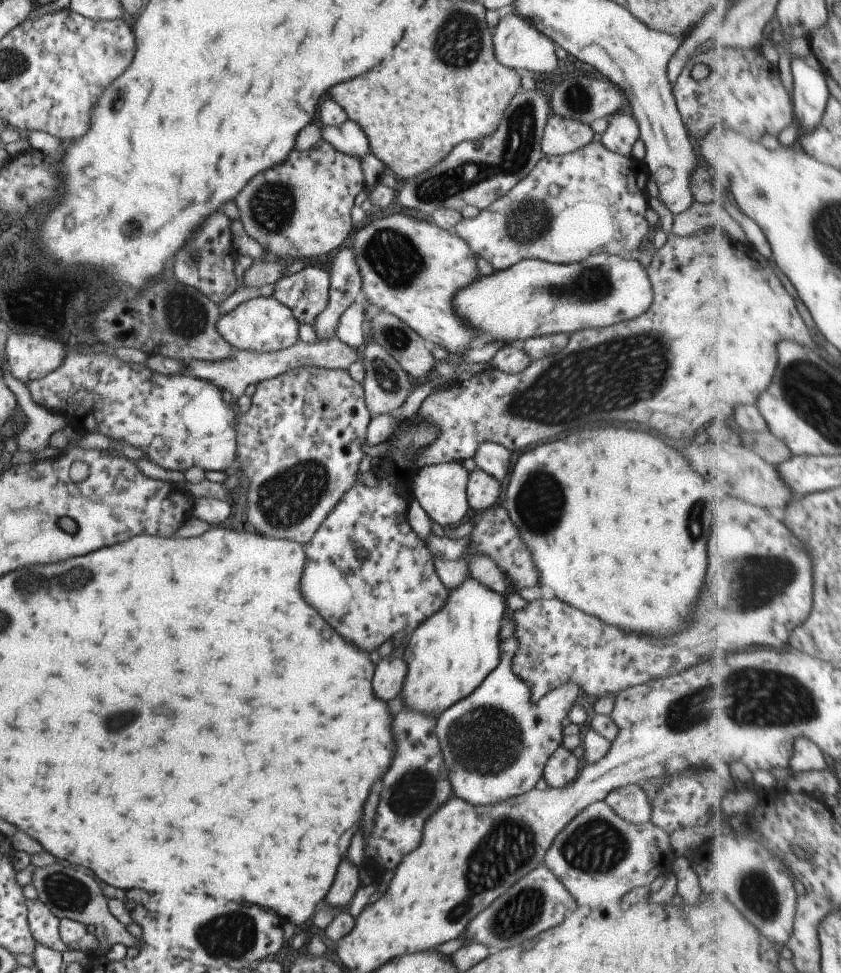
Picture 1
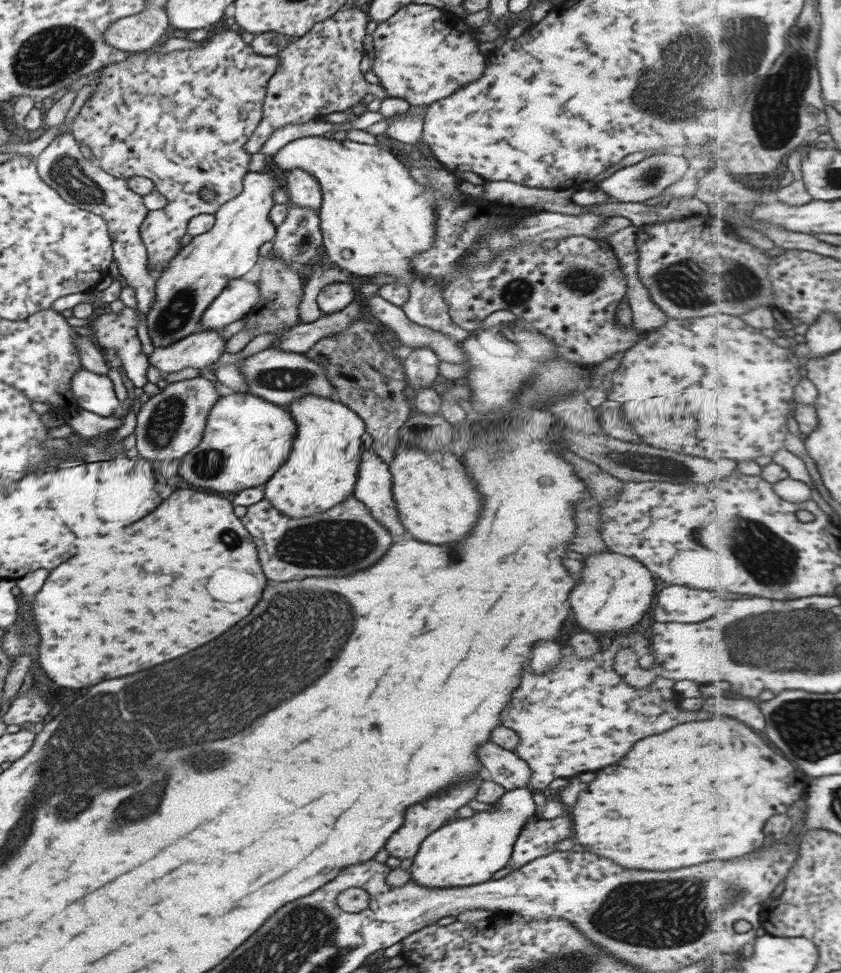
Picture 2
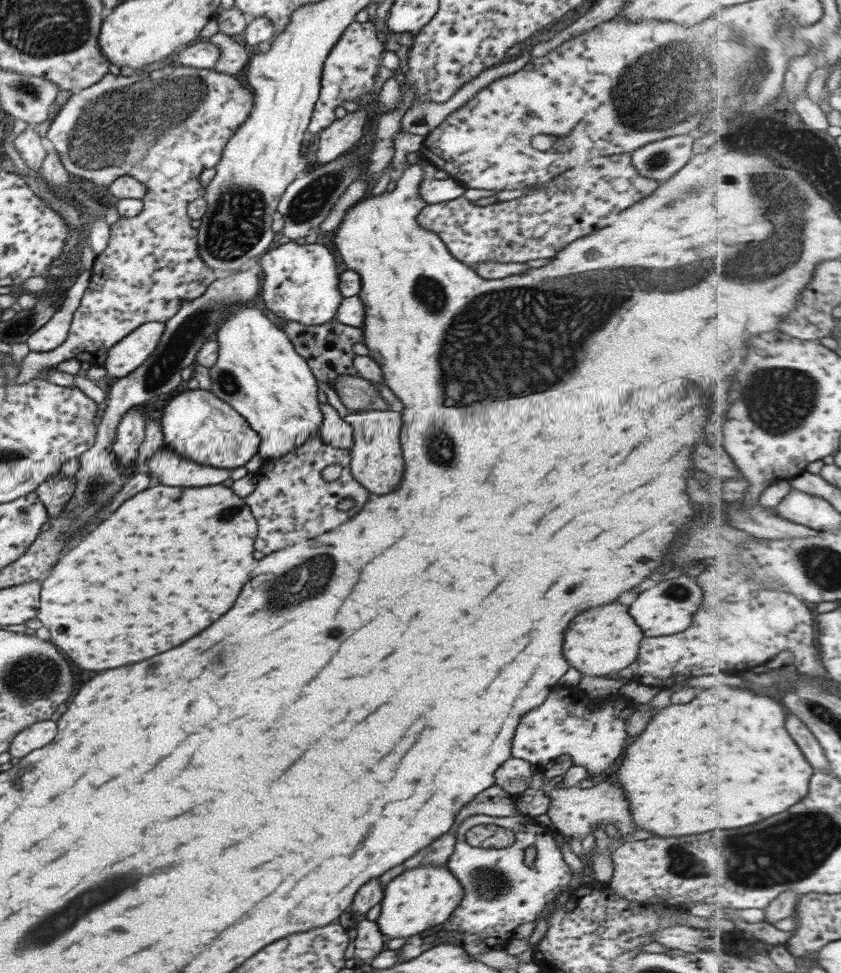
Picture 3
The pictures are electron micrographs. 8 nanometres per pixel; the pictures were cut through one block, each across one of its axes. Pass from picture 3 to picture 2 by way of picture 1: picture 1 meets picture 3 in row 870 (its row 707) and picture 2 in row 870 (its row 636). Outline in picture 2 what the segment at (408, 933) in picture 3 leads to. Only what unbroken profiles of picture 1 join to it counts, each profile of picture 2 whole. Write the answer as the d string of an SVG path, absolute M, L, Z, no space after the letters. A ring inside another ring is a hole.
M506 790L504 795L492 804L491 810L477 811L469 818L459 818L446 823L429 834L414 855L409 873L420 886L472 886L486 881L499 870L509 865L514 842L523 826L534 819L536 804L534 790Z

